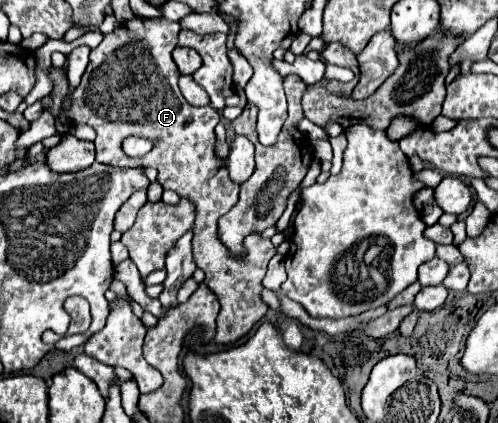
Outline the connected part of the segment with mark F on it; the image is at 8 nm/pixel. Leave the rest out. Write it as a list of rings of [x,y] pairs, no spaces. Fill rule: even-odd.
[[[134,16],[128,22],[122,22],[114,32],[104,36],[100,46],[96,46],[90,54],[88,72],[82,76],[80,88],[72,94],[72,108],[68,110],[68,118],[72,124],[88,124],[96,130],[96,160],[102,164],[110,164],[116,168],[156,168],[158,170],[158,182],[166,190],[174,190],[182,198],[190,198],[196,204],[196,222],[194,232],[196,238],[192,240],[194,246],[194,262],[198,268],[204,270],[206,278],[204,284],[210,288],[210,292],[216,294],[220,302],[220,314],[218,314],[218,332],[214,342],[216,344],[234,344],[236,340],[244,338],[252,326],[268,312],[268,306],[262,302],[262,278],[266,274],[266,266],[270,258],[274,256],[274,246],[268,238],[262,238],[260,234],[248,234],[244,238],[244,246],[248,250],[248,256],[244,262],[232,262],[232,256],[224,250],[224,244],[218,240],[218,220],[222,214],[226,214],[236,202],[240,184],[232,182],[228,176],[226,160],[218,160],[214,154],[214,126],[220,122],[220,114],[212,106],[190,106],[178,88],[180,72],[172,60],[172,50],[178,44],[180,24],[170,22],[166,18],[162,20],[150,20]],[[128,136],[146,136],[158,140],[158,146],[144,156],[142,160],[132,160],[124,156],[120,142]]]

